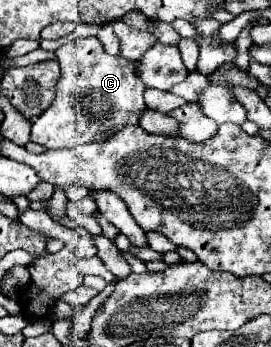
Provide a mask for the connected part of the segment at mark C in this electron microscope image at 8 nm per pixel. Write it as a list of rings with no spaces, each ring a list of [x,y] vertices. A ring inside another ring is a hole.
[[[78,38],[78,40],[72,40],[72,42],[64,44],[62,48],[56,50],[56,60],[60,62],[60,68],[62,68],[62,76],[60,76],[60,80],[58,80],[58,84],[56,84],[56,98],[54,98],[54,102],[50,104],[50,108],[32,124],[32,138],[30,138],[32,142],[36,142],[36,144],[40,144],[40,146],[44,146],[44,148],[74,148],[74,146],[92,144],[92,142],[98,142],[98,144],[100,144],[102,140],[108,140],[110,136],[114,136],[116,132],[120,132],[124,126],[138,124],[138,114],[146,108],[144,98],[142,98],[146,86],[144,86],[142,80],[136,76],[134,64],[132,64],[130,60],[126,60],[126,58],[122,58],[122,56],[108,56],[108,54],[104,52],[104,48],[102,48],[102,44],[100,44],[98,38]]]

